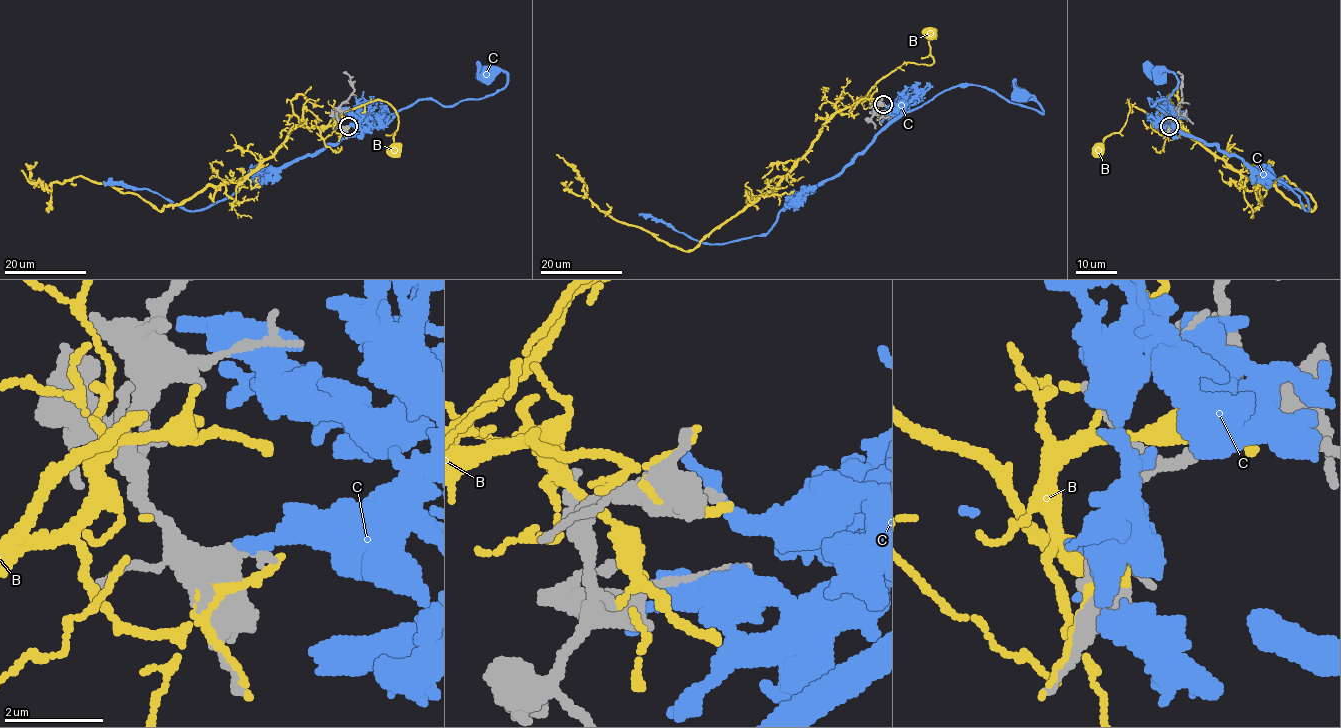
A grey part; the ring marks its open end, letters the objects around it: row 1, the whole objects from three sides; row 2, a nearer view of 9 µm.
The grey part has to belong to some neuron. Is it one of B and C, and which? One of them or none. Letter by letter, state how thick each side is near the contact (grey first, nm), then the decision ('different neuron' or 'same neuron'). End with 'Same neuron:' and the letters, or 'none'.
B: 320 nm thick on the grey side, 170 nm on the other; different neuron
C: 420 nm thick on the grey side, 340 nm on the other; different neuron
Same neuron: none

